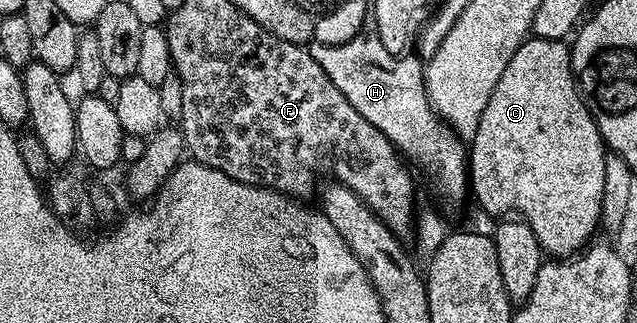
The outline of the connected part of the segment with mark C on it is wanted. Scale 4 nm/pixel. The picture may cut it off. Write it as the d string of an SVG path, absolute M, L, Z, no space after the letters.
M530 36L522 42L521 47L507 60L507 68L503 68L503 76L499 76L499 84L495 84L495 92L487 100L487 108L483 108L483 116L479 116L479 128L475 128L475 136L467 150L469 164L469 177L471 179L472 197L477 197L477 202L489 214L497 216L516 216L525 222L535 232L542 251L549 256L568 256L580 251L598 233L601 220L601 205L603 204L604 160L607 147L601 138L599 128L585 107L585 100L577 88L577 80L573 77L573 56L570 47L561 40L547 40Z

